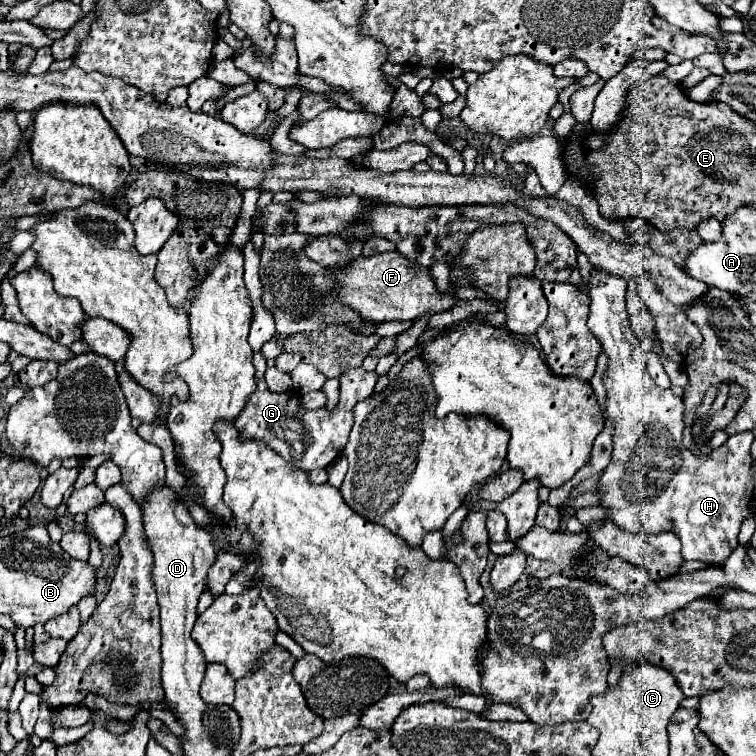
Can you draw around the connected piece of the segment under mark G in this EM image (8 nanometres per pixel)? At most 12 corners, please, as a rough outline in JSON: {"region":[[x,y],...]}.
{"region":[[253,355],[257,391],[235,419],[303,471],[325,469],[349,437],[373,371],[349,369],[339,403],[307,411],[295,391],[273,393]]}

